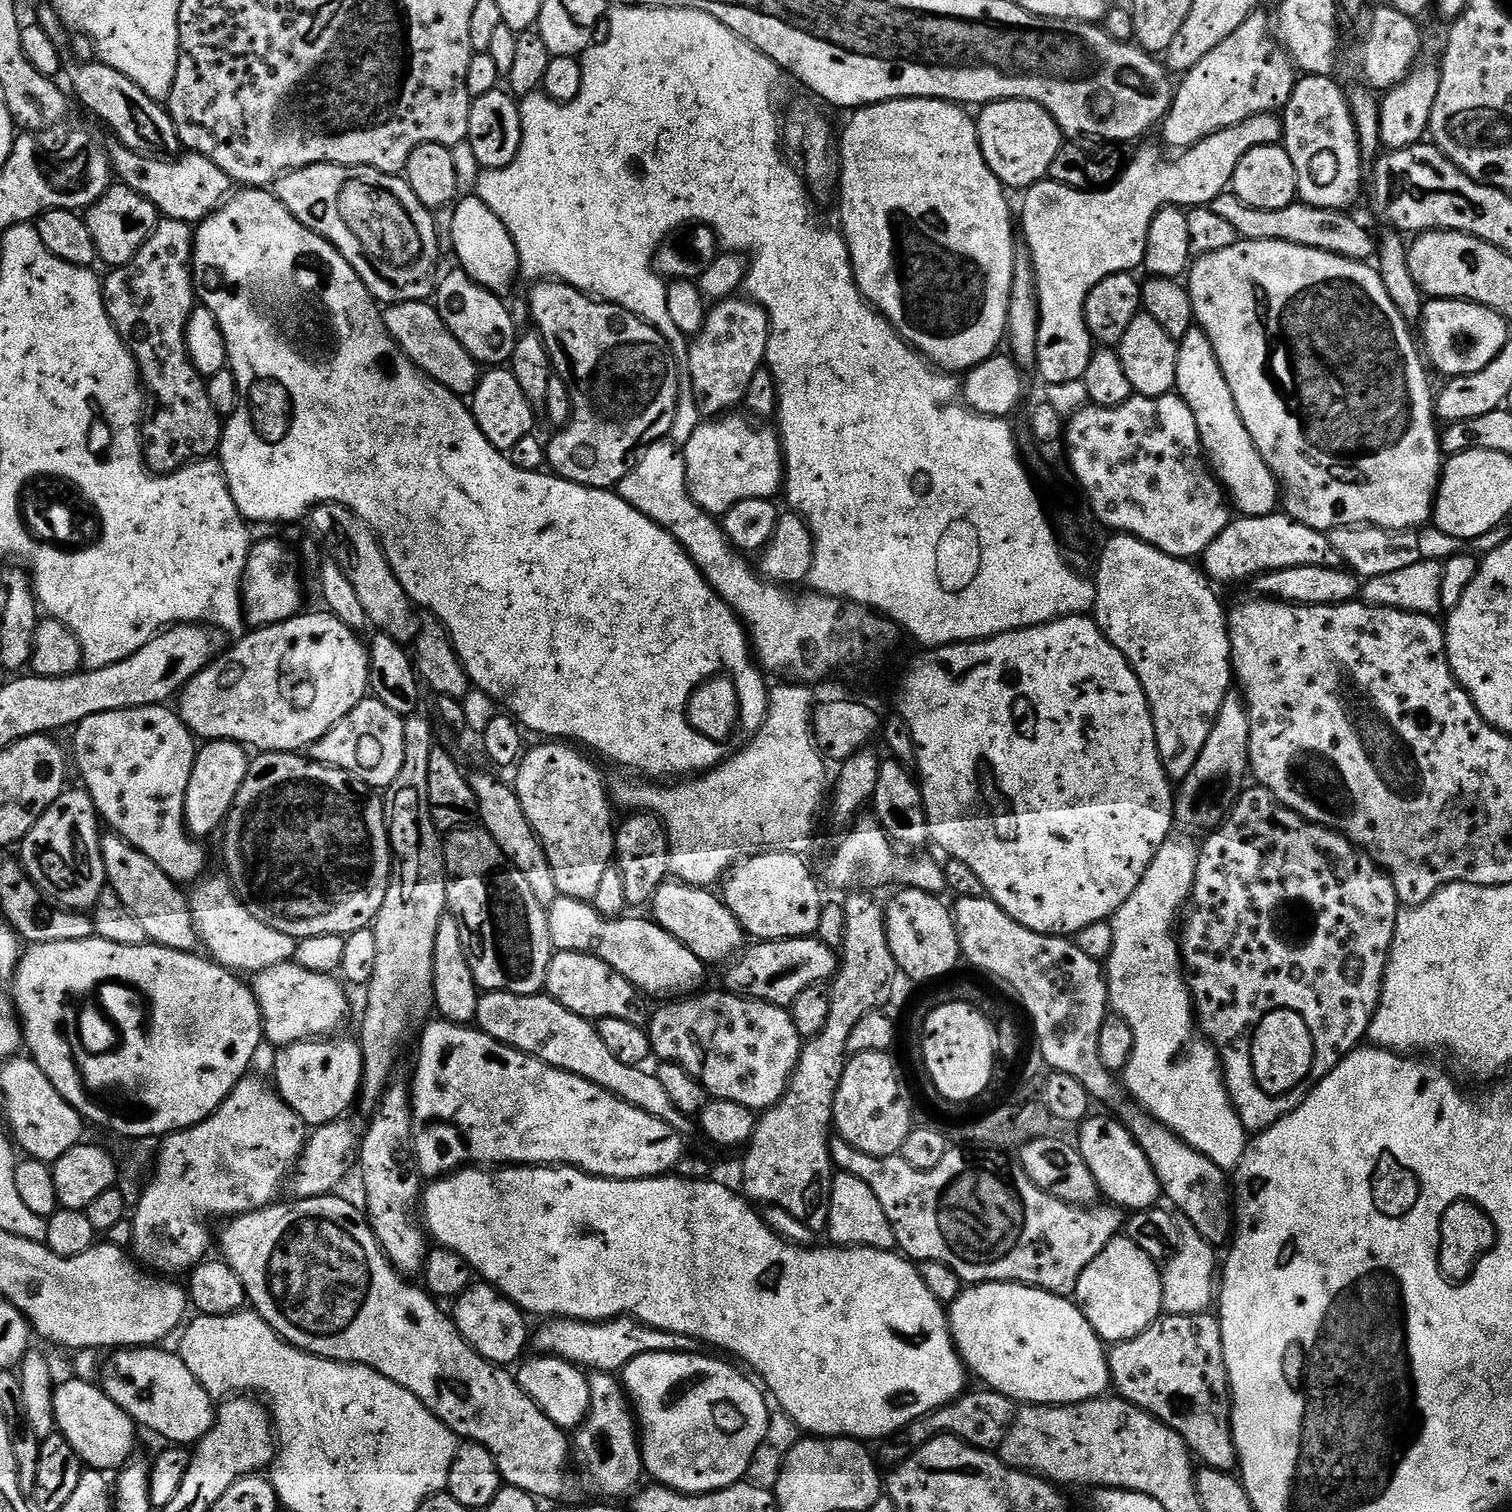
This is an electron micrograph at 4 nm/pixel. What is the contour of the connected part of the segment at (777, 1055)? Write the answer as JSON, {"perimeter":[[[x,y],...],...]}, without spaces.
{"perimeter":[[[727,990],[719,991],[705,991],[679,1002],[661,1003],[664,1005],[653,1014],[652,1021],[650,1016],[646,1024],[647,1034],[652,1040],[652,1051],[657,1061],[682,1066],[695,1080],[700,1080],[712,1100],[738,1102],[738,1106],[746,1106],[759,1114],[773,1108],[786,1094],[790,1078],[800,1061],[802,1038],[787,1007],[749,1000],[747,996],[736,996]]]}

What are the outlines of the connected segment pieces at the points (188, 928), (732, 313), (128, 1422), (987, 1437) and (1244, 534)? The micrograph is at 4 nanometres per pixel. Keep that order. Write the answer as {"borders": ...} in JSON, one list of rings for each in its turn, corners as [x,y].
{"borders":[[[[115,834],[103,837],[104,865],[108,871],[107,883],[122,898],[122,906],[142,922],[149,941],[164,948],[173,948],[179,952],[196,952],[201,943],[200,934],[196,931],[196,922],[192,917],[192,906],[187,895],[182,893],[181,885],[171,880],[146,854],[130,846]]],[[[729,298],[713,303],[704,317],[704,327],[691,341],[692,349],[688,352],[688,372],[692,375],[692,388],[696,393],[692,400],[704,418],[720,418],[733,410],[739,409],[744,402],[744,395],[750,386],[750,378],[765,363],[768,355],[768,314],[759,304],[751,299]]],[[[69,1379],[65,1384],[64,1381],[57,1383],[54,1394],[54,1414],[59,1435],[64,1436],[66,1442],[70,1442],[70,1446],[74,1446],[81,1461],[89,1469],[97,1473],[115,1473],[123,1469],[134,1456],[132,1451],[136,1448],[138,1431],[136,1421],[105,1394],[103,1387],[86,1380]]],[[[973,1390],[965,1391],[964,1395],[953,1404],[947,1404],[944,1408],[940,1408],[937,1412],[928,1412],[922,1418],[918,1418],[914,1422],[910,1422],[906,1426],[902,1426],[894,1434],[885,1436],[883,1440],[879,1441],[878,1448],[880,1448],[880,1456],[878,1452],[878,1460],[881,1465],[895,1466],[908,1460],[916,1453],[919,1448],[926,1446],[937,1436],[955,1436],[958,1440],[963,1440],[965,1444],[969,1444],[971,1448],[982,1448],[985,1450],[999,1449],[1000,1444],[1007,1436],[1007,1432],[1011,1428],[1012,1421],[1016,1417],[1018,1411],[1017,1405],[1008,1396],[1003,1396],[991,1390],[979,1390],[980,1392],[972,1392]]],[[[1287,514],[1240,516],[1233,519],[1226,526],[1226,530],[1222,530],[1222,534],[1218,534],[1214,542],[1210,542],[1202,557],[1204,575],[1217,585],[1236,584],[1239,580],[1251,581],[1266,572],[1277,572],[1298,566],[1339,568],[1341,564],[1338,550],[1330,546],[1325,533],[1293,520]]]]}

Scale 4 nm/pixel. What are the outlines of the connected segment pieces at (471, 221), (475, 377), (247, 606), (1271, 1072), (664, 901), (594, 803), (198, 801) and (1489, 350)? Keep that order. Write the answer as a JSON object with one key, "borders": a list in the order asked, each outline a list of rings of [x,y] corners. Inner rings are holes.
{"borders":[[[[468,194],[461,197],[453,207],[454,256],[458,258],[461,271],[474,278],[483,288],[502,296],[519,275],[517,247],[510,238],[506,226],[479,196]]],[[[415,300],[389,304],[383,309],[382,315],[386,330],[392,335],[396,345],[429,380],[438,381],[461,398],[471,397],[482,375],[481,365],[464,349],[462,342],[458,342],[458,338],[450,334],[446,322],[442,322],[438,314],[435,303]]],[[[257,539],[252,545],[244,571],[244,618],[253,629],[281,624],[301,615],[304,604],[304,584],[300,581],[300,560],[288,544],[280,540]]],[[[1274,1010],[1270,1014],[1264,1014],[1256,1031],[1254,1051],[1250,1054],[1252,1080],[1257,1082],[1258,1089],[1264,1092],[1282,1086],[1282,1090],[1302,1088],[1302,1095],[1307,1096],[1310,1089],[1306,1087],[1306,1080],[1314,1082],[1312,1052],[1314,1044],[1306,1040],[1306,1028],[1300,1026],[1300,1018],[1292,1018],[1287,1010]],[[1272,1068],[1277,1068],[1277,1072]]],[[[669,878],[654,894],[650,905],[651,919],[673,935],[682,946],[688,947],[708,966],[720,963],[723,965],[731,961],[746,944],[744,927],[724,905],[723,899],[712,892],[715,891],[699,888],[693,884],[683,884],[681,880]]],[[[568,742],[540,743],[544,744],[525,751],[515,769],[516,797],[522,802],[522,810],[546,850],[560,895],[595,901],[598,886],[613,863],[616,850],[614,820],[612,824],[614,804],[609,789],[608,792],[604,789],[599,770],[583,751]]],[[[209,740],[197,751],[184,803],[184,822],[193,837],[205,838],[214,835],[219,828],[221,831],[228,812],[238,798],[238,790],[242,790],[249,763],[249,749],[232,740]]],[[[1429,299],[1422,308],[1423,324],[1422,348],[1426,353],[1427,363],[1433,369],[1436,367],[1444,378],[1474,374],[1482,370],[1482,366],[1491,362],[1510,338],[1509,321],[1494,310],[1481,304],[1472,304],[1469,300]]]]}

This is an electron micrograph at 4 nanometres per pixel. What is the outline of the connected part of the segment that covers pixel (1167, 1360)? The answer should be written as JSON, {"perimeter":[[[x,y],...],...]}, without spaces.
{"perimeter":[[[1161,1315],[1133,1340],[1111,1345],[1107,1354],[1111,1387],[1117,1397],[1148,1412],[1170,1431],[1180,1432],[1191,1455],[1203,1467],[1223,1472],[1237,1467],[1228,1371],[1222,1330],[1215,1315]]]}

